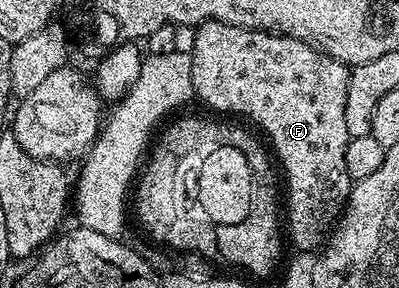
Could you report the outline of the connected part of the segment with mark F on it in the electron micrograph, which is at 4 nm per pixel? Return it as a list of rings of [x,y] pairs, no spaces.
[[[210,19],[199,24],[194,34],[190,54],[195,98],[216,111],[245,115],[268,134],[279,166],[291,176],[292,229],[287,238],[300,253],[323,248],[354,186],[346,169],[349,68],[301,39],[271,31],[251,31]]]

